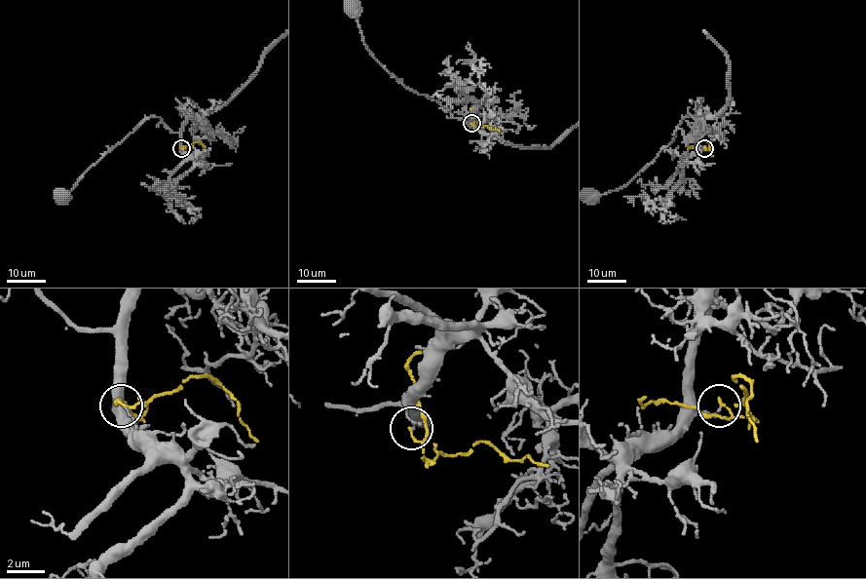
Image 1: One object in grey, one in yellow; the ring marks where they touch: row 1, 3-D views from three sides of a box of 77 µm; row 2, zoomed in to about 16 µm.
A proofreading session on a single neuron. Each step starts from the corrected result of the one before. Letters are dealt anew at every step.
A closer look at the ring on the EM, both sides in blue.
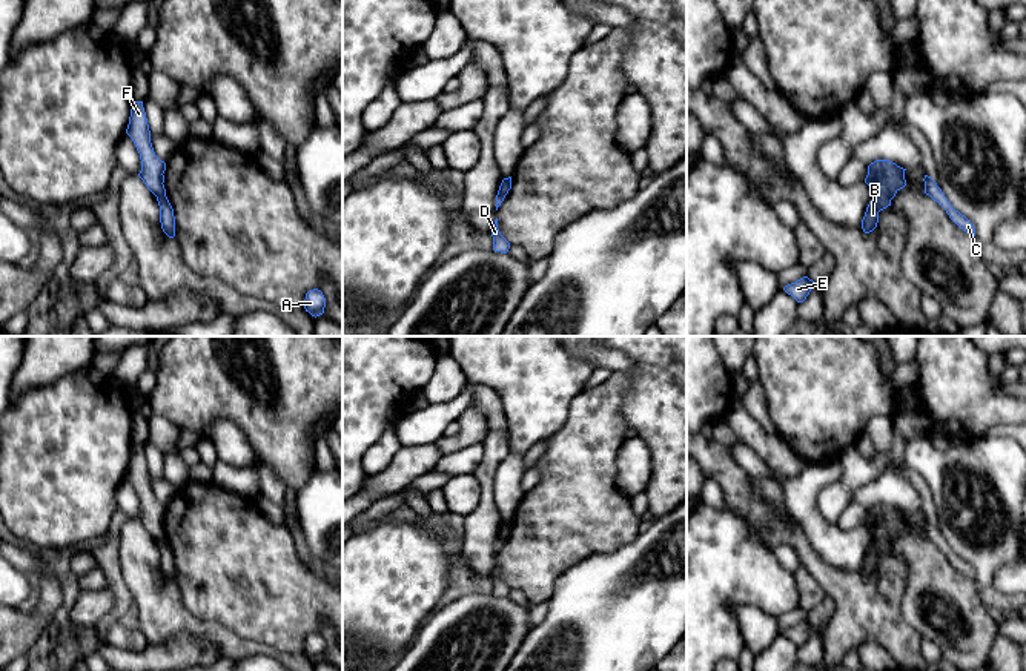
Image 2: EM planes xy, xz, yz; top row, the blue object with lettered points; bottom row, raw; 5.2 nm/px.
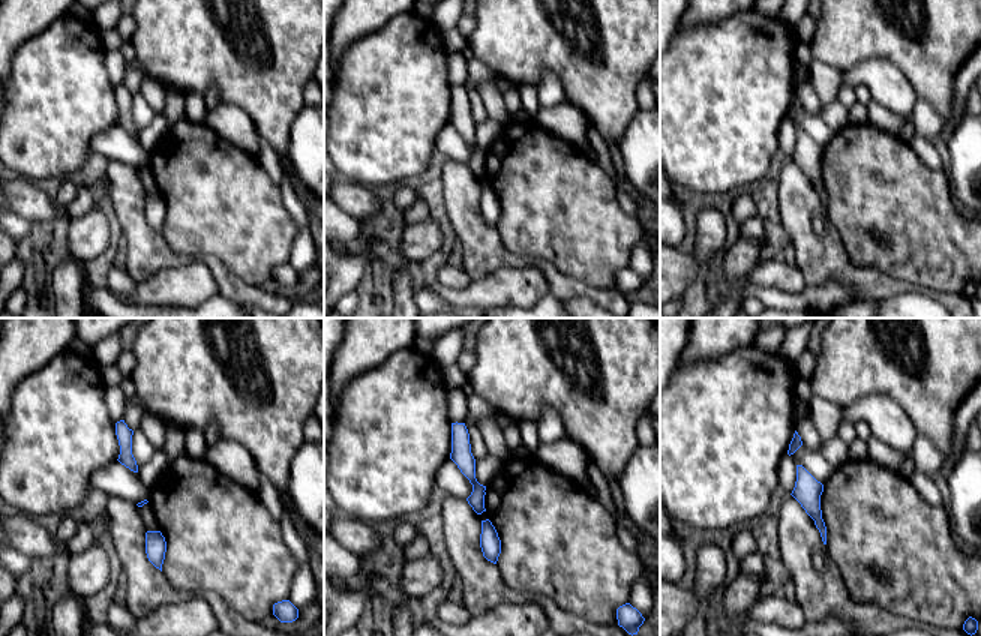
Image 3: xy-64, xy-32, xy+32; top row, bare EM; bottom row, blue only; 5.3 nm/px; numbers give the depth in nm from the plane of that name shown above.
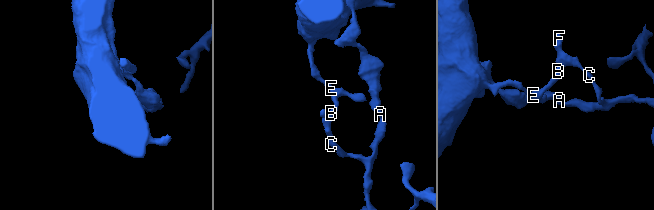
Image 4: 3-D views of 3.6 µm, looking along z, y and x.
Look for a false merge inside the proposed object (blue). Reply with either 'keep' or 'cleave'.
keep

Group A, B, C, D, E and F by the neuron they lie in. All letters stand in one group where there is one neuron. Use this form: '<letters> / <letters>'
A B C D E F

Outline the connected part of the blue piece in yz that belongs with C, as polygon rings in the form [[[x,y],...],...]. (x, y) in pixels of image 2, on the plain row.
[[[925,519],[923,525],[925,537],[929,539],[934,545],[937,545],[960,573],[963,573],[971,580],[975,580],[974,568],[965,559],[961,559],[958,554],[952,551],[942,533],[937,530],[937,527],[928,519]]]

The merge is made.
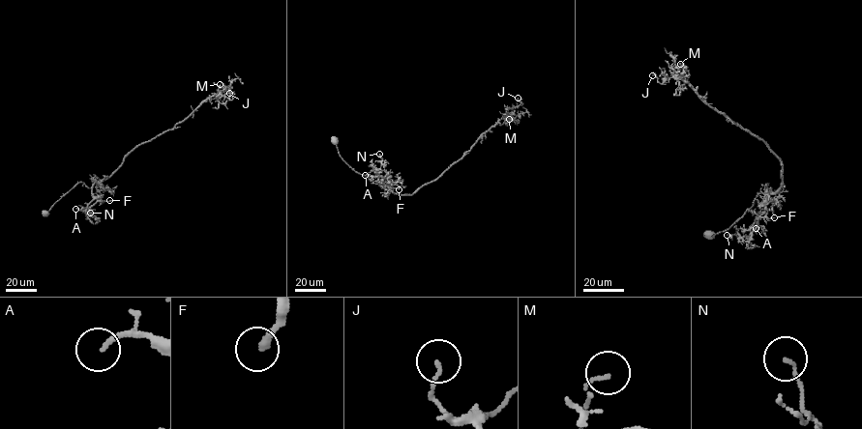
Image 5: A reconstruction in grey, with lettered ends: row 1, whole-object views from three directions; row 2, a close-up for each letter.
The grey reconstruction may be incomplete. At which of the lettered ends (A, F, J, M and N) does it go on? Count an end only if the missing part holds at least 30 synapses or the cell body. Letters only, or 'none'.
none

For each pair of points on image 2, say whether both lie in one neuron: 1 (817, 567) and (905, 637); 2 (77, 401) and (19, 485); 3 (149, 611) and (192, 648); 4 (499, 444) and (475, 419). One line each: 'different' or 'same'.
1: same
2: same
3: different
4: different

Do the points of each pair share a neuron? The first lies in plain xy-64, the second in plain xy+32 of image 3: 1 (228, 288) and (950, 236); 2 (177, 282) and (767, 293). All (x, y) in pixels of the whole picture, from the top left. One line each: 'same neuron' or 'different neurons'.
1: different neurons
2: same neuron

